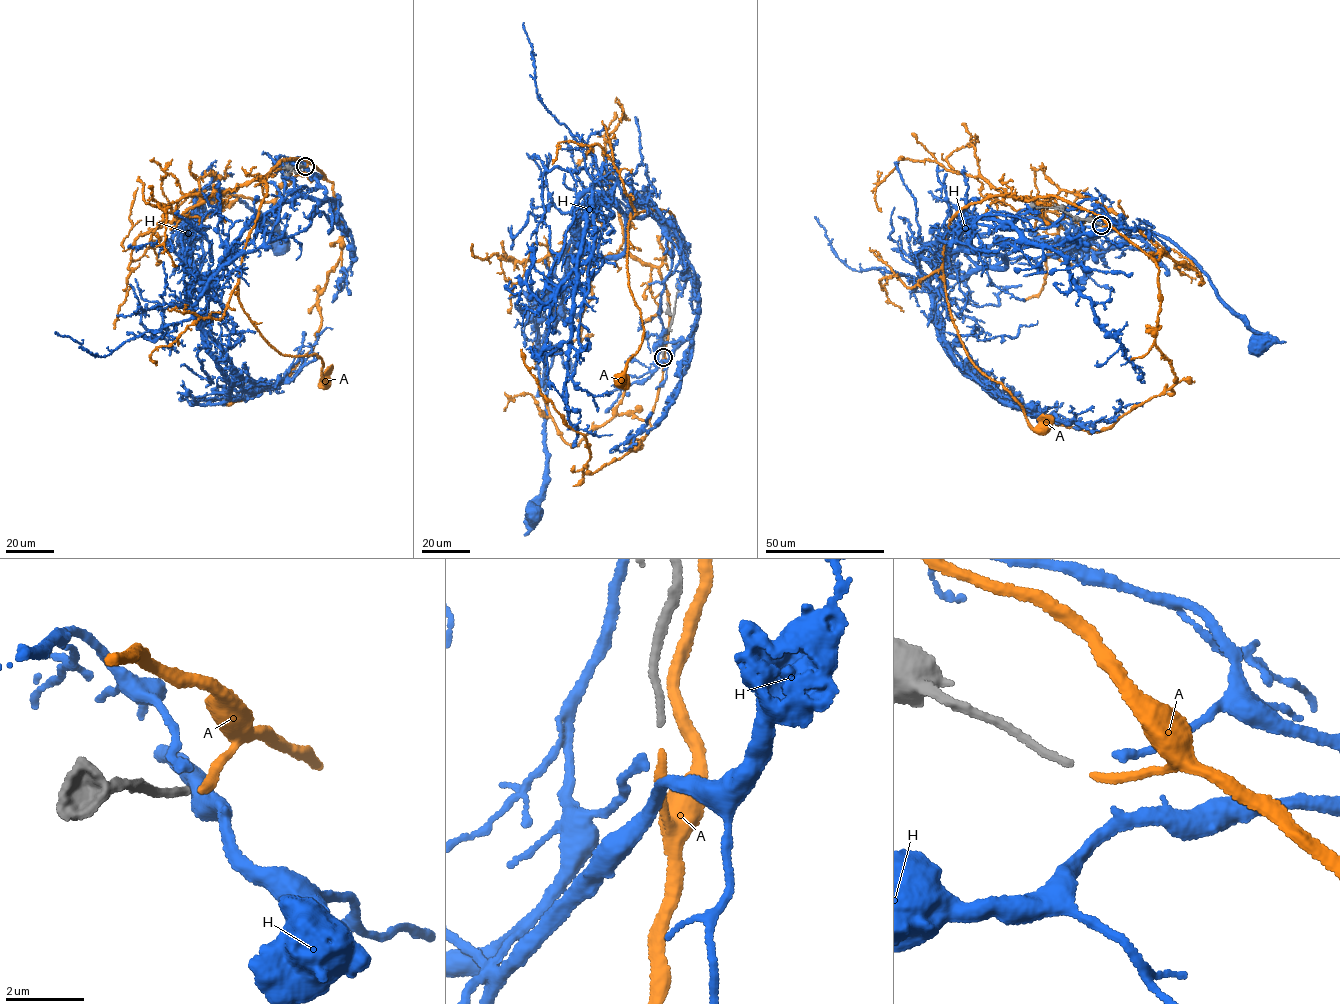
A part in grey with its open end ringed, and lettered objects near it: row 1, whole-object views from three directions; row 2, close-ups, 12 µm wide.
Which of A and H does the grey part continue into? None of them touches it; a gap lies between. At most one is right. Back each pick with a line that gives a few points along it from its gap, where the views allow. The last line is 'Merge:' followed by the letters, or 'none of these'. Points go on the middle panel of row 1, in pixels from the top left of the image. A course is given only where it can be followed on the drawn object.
A: it runs (663, 358), (659, 266), (678, 235), (670, 212), (647, 210), (628, 222), (644, 332), (620, 380)
Merge: A

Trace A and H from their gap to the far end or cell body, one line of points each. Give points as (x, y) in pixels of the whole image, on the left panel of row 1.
A: (306, 166), (280, 161), (260, 182), (266, 193), (241, 261), (238, 300), (279, 352), (317, 355), (325, 382)
H: (305, 165), (288, 163), (279, 211), (199, 276), (195, 199), (227, 190), (277, 243)

